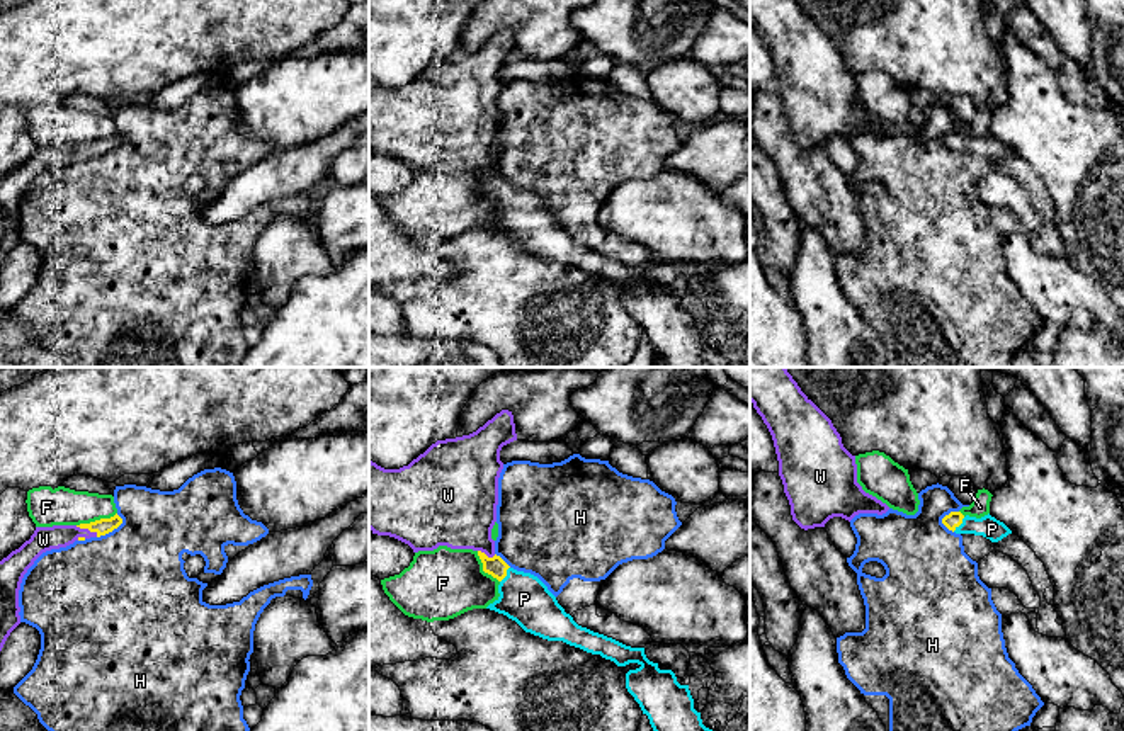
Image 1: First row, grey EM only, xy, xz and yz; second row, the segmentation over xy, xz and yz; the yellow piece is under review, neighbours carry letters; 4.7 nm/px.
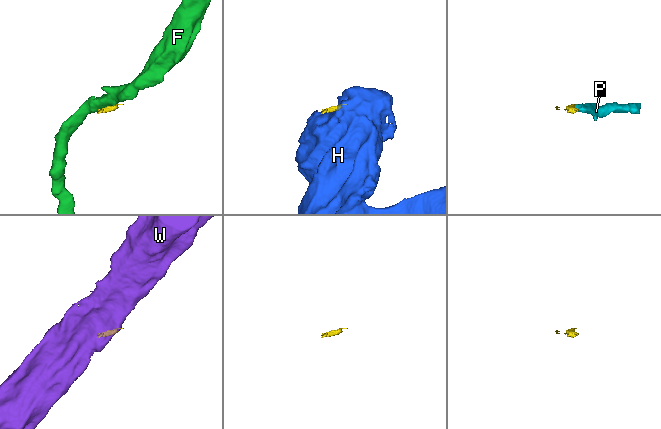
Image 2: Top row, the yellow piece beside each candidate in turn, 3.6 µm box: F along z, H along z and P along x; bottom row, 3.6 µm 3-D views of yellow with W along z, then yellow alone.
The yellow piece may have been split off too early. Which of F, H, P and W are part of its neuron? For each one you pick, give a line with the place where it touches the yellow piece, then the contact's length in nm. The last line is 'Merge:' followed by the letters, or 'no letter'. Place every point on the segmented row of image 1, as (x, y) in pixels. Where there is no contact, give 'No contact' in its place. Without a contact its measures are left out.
P: Touches yellow at yz (959, 524). Shared border 90 nm
W: Touches yellow at xy (87, 527). Shared border 120 nm
Merge: P, W

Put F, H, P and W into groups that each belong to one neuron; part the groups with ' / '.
F / H / P W

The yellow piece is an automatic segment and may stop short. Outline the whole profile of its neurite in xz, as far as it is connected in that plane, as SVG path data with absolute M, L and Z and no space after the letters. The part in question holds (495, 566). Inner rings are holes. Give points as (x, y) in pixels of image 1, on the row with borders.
M502 410L476 432L437 440L400 469L384 469L369 459L369 529L372 534L408 544L413 552L434 551L439 546L476 551L483 571L500 581L500 597L486 609L515 620L525 632L600 654L617 666L638 663L636 670L626 673L626 688L648 716L653 731L712 731L694 709L689 685L680 685L672 670L660 670L658 663L646 658L644 648L631 648L578 626L537 576L510 568L495 554L491 529L497 522L498 478L503 469L500 450L514 440L517 440L514 415Z

